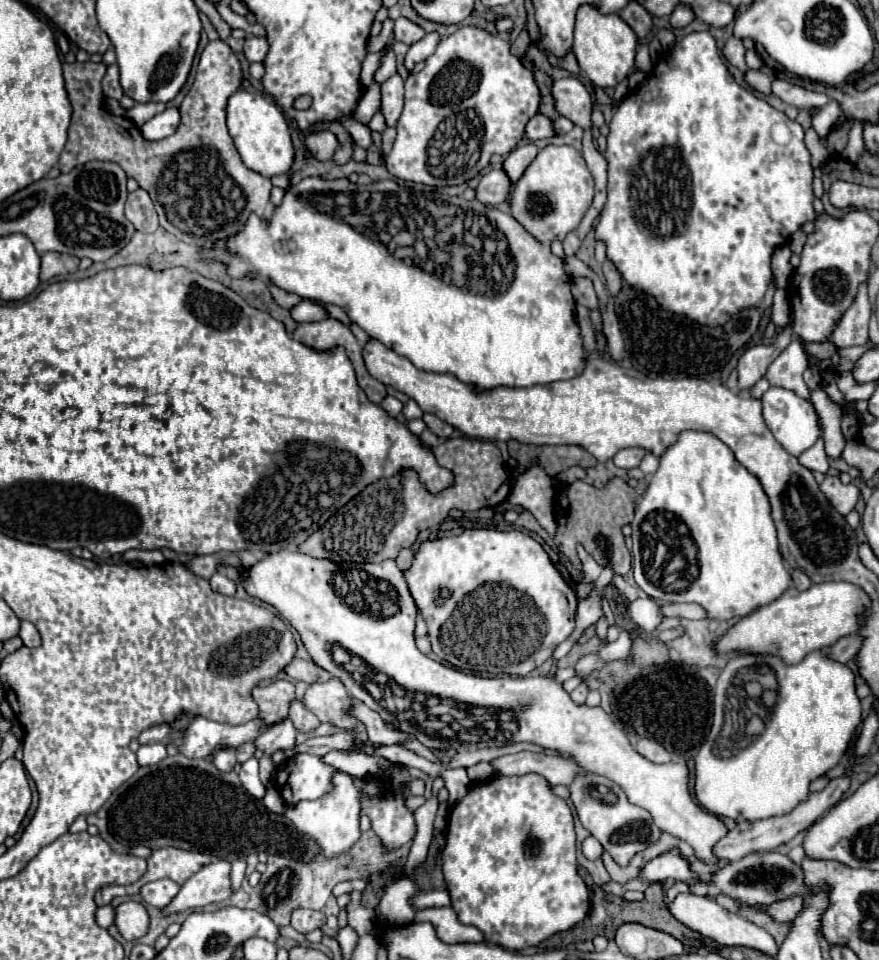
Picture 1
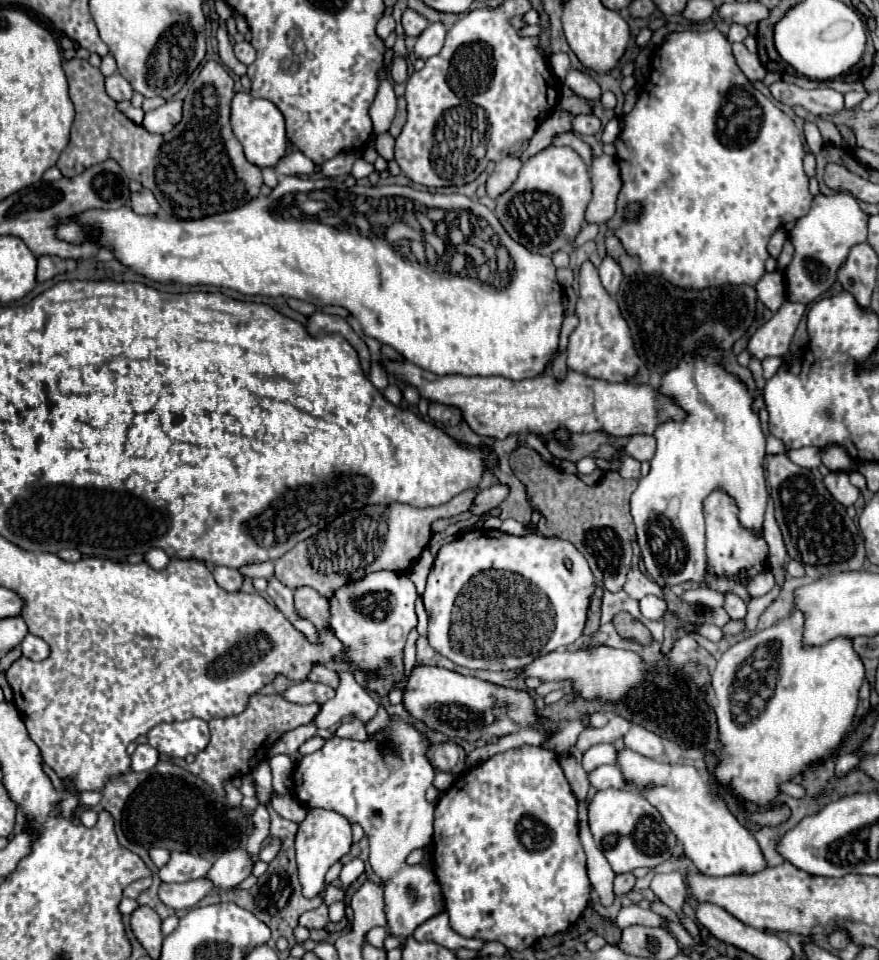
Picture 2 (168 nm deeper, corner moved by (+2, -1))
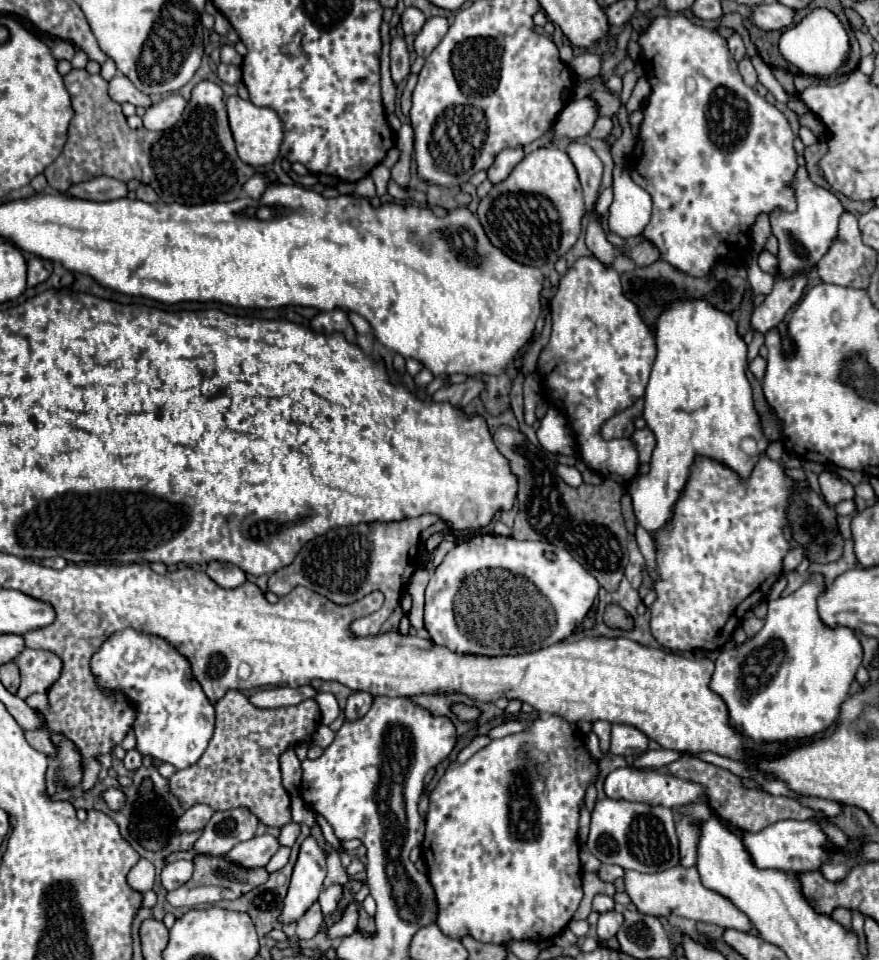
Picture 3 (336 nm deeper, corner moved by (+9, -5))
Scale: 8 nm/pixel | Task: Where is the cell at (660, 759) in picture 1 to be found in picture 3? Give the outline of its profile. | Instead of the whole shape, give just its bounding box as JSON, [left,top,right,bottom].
[610,725,648,755]

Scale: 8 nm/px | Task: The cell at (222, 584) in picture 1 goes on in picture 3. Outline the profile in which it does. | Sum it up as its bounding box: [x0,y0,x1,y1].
[206,561,246,589]

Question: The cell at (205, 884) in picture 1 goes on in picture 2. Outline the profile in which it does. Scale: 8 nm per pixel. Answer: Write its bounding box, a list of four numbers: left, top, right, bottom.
[207,849,253,889]

